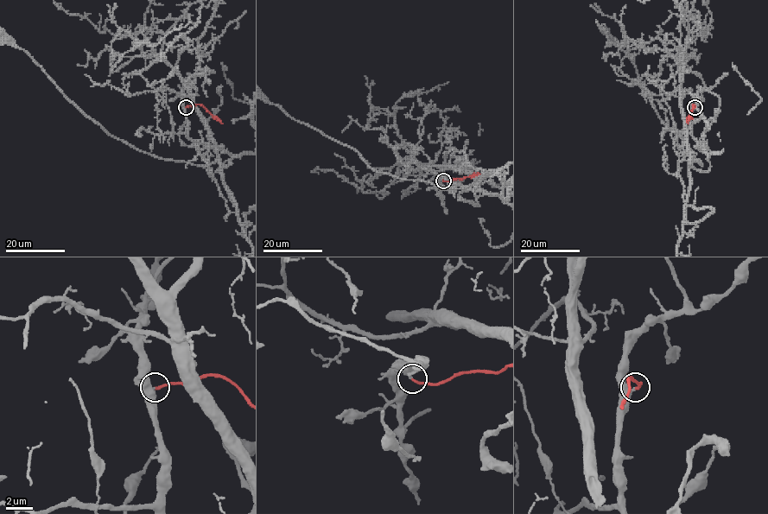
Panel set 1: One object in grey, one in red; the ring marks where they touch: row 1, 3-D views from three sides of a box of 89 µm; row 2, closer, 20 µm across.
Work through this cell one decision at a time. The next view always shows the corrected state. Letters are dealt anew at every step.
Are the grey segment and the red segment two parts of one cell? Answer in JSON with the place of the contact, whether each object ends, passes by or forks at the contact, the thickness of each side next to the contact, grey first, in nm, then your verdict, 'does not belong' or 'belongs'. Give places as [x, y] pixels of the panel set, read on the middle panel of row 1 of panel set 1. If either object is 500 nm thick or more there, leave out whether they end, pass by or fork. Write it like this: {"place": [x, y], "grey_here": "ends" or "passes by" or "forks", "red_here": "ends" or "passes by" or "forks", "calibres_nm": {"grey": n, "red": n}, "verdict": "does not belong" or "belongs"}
{"place": [443, 180], "grey_here": "ends", "red_here": "ends", "calibres_nm": {"grey": 400, "red": 200}, "verdict": "belongs"}

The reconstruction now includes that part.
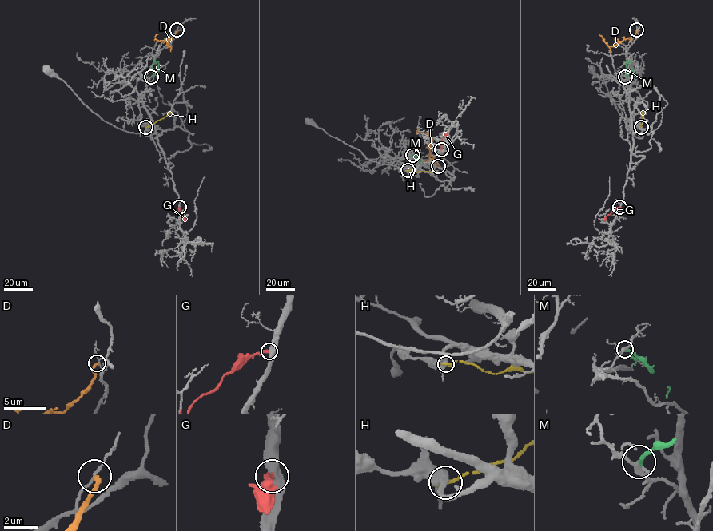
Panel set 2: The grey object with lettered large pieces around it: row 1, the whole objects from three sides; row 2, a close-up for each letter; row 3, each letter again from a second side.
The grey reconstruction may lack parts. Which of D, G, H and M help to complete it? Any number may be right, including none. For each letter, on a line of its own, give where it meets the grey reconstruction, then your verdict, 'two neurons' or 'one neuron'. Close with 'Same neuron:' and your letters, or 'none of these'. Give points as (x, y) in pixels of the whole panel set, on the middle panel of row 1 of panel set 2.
D: (438, 166) | two neurons
G: (441, 149) | two neurons
H: (408, 170) | two neurons
M: (412, 155) | two neurons
Same neuron: none of these

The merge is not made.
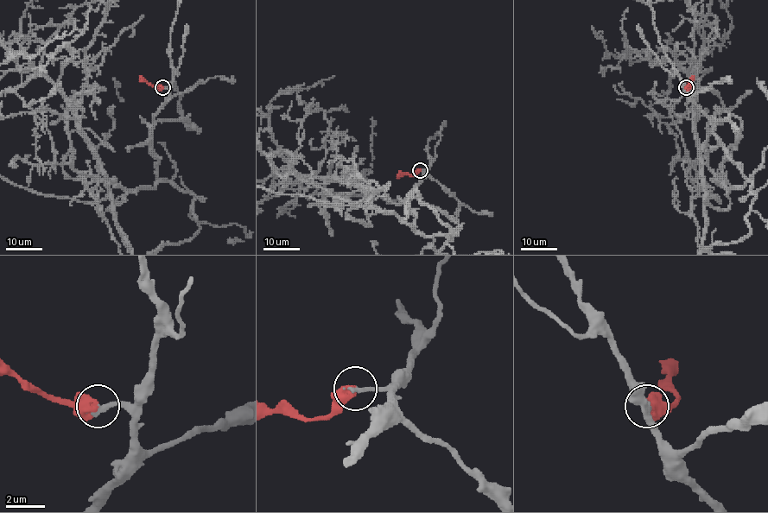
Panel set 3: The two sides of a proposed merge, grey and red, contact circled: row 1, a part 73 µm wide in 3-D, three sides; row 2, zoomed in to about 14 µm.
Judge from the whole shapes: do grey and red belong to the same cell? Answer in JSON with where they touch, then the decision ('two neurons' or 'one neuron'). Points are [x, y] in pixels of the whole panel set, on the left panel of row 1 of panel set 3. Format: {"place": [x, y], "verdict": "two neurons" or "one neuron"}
{"place": [162, 87], "verdict": "one neuron"}

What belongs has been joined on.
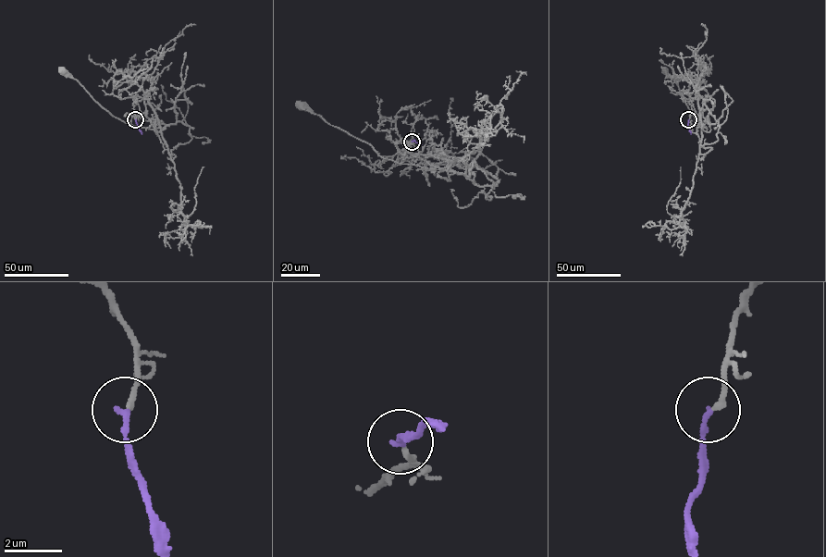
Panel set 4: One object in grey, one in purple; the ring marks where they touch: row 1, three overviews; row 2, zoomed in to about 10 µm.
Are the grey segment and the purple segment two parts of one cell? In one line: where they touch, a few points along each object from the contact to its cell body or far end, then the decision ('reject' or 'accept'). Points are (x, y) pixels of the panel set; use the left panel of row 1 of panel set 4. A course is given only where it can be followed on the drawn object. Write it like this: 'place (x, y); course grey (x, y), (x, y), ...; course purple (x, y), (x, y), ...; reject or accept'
place (135, 119); course grey (136, 119), (132, 104), (137, 95), (147, 100), (159, 127), (134, 126), (113, 117), (62, 70); course purple (135, 119), (141, 134); accept

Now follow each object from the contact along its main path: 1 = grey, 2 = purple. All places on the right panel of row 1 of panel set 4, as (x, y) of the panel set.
1: (689, 119), (692, 112), (689, 102), (697, 95), (702, 126), (707, 129), (688, 109), (677, 84), (664, 70)
2: (688, 119), (691, 134)

